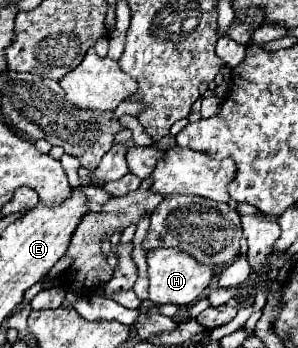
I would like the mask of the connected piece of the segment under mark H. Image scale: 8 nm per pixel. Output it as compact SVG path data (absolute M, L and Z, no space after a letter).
M157 249L147 253L149 265L149 301L159 303L175 303L175 305L191 305L205 291L215 275L215 267L199 265L189 253L177 249Z

